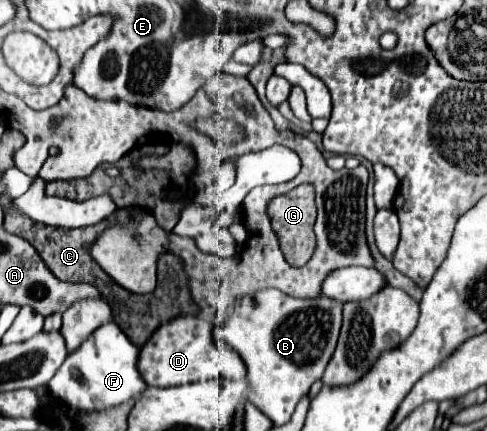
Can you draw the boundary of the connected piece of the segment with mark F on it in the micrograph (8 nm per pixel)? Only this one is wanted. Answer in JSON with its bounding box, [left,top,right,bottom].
[50,321,146,411]

